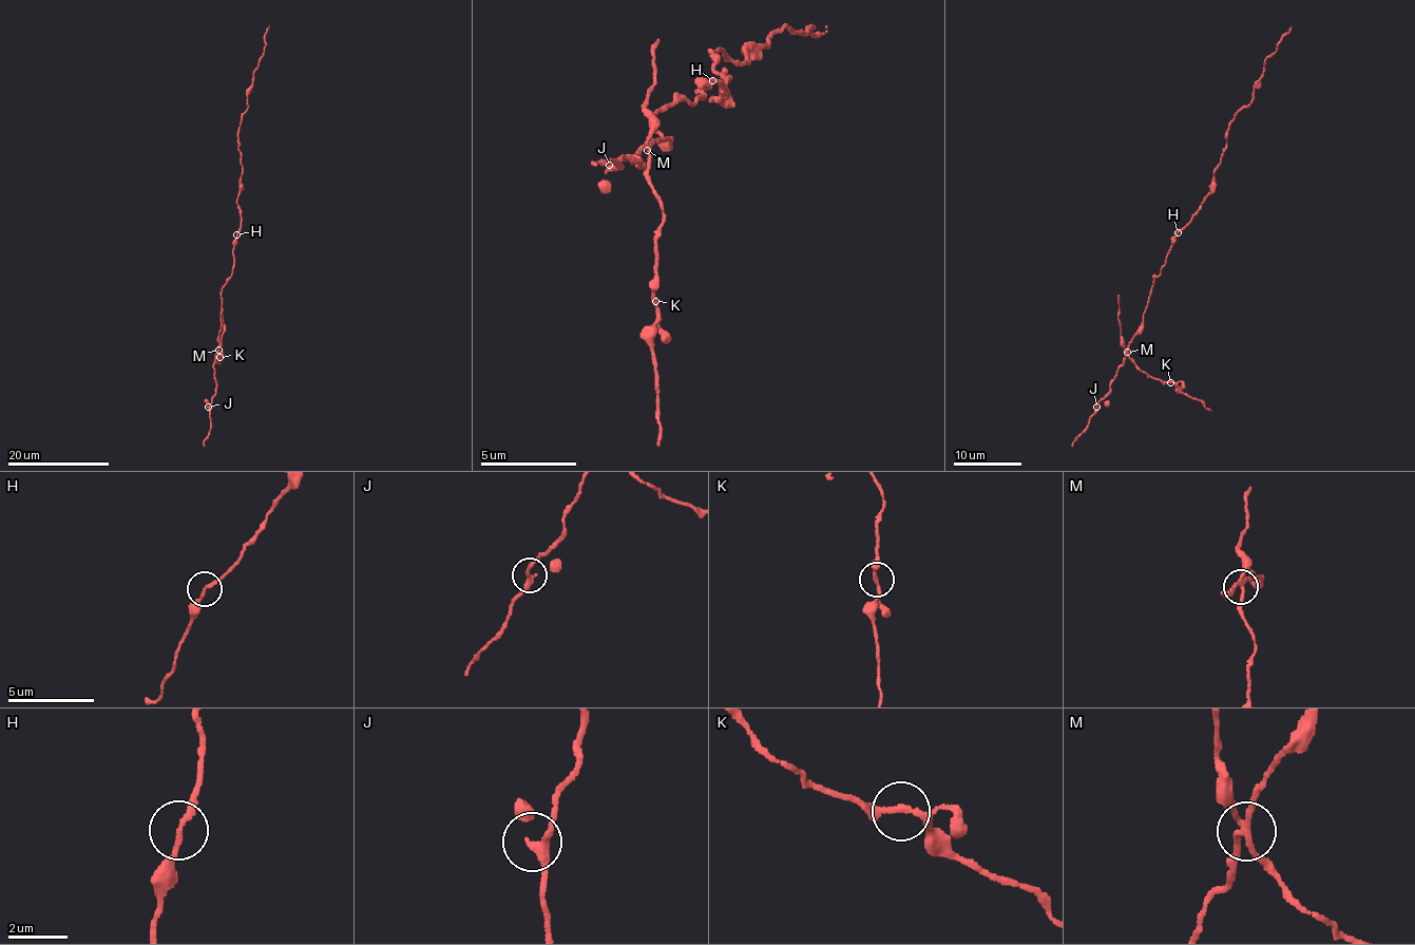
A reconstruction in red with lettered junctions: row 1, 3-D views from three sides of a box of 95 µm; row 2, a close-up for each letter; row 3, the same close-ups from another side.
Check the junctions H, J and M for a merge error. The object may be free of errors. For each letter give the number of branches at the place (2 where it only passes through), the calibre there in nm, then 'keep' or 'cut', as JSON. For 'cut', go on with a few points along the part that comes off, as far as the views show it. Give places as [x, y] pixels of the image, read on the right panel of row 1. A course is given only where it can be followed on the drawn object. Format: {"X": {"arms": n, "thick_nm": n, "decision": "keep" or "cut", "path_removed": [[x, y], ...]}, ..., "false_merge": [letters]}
{"H": {"arms": 2, "thick_nm": 170, "decision": "keep"}, "J": {"arms": 3, "thick_nm": 240, "decision": "keep"}, "M": {"arms": 4, "thick_nm": 190, "decision": "cut", "path_removed": [[1127, 352], [1141, 371], [1173, 382], [1210, 411]]}, "false_merge": ["M"]}

